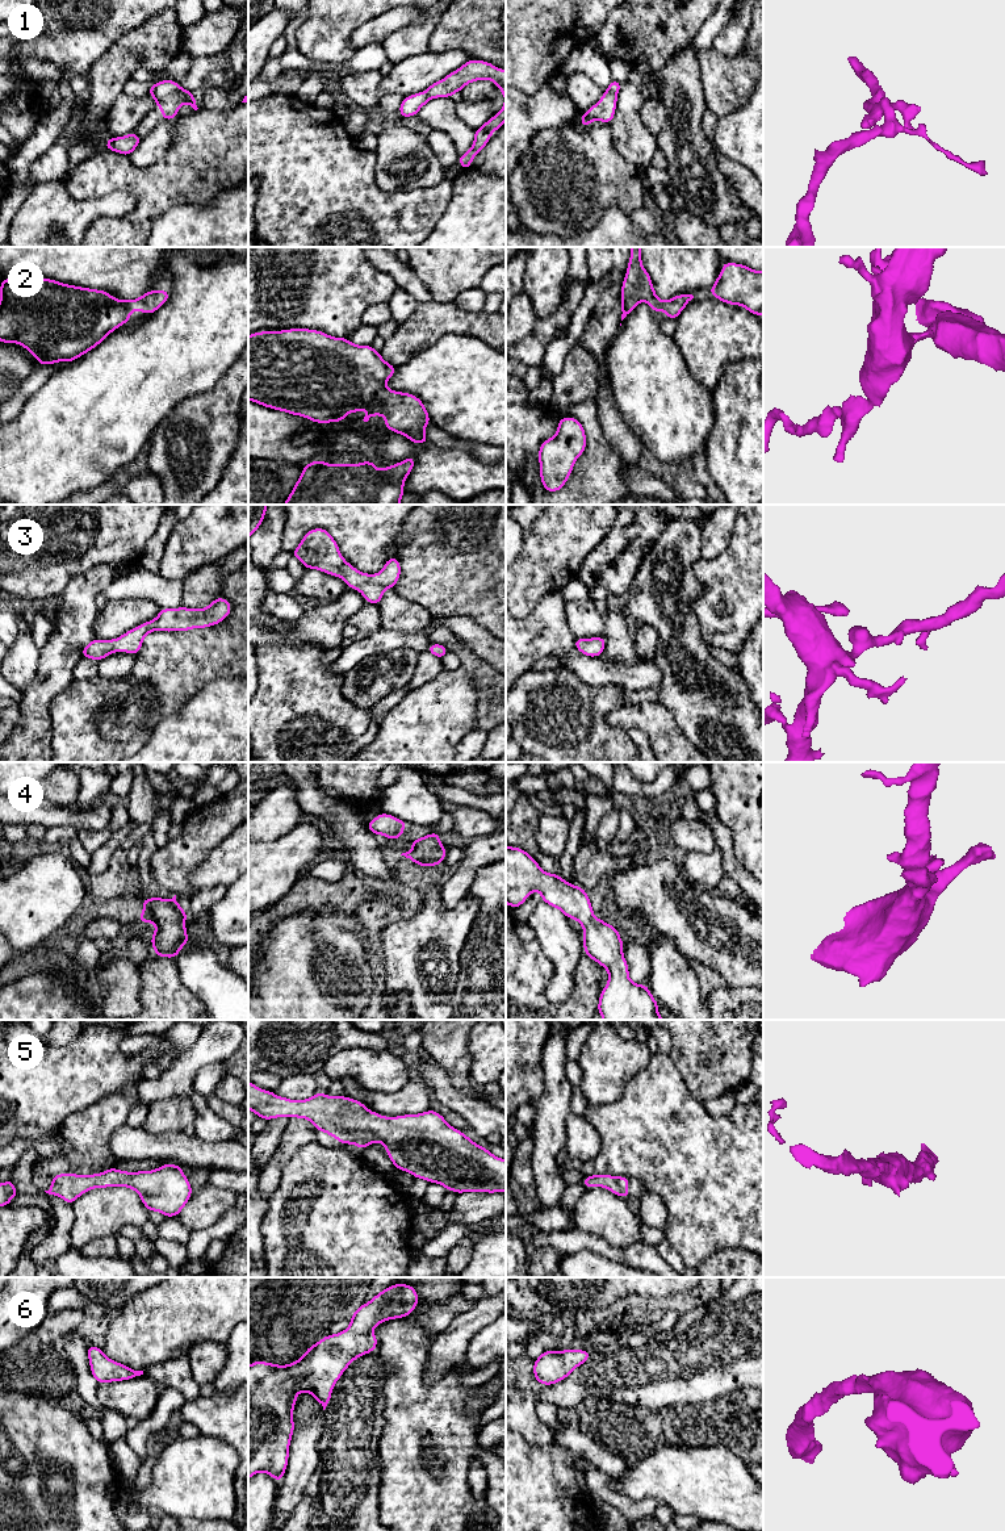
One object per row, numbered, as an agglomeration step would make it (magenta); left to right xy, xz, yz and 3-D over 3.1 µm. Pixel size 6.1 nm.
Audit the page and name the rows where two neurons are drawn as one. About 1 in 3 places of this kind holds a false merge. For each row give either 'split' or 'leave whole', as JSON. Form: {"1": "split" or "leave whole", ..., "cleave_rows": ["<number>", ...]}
{"1": "split", "2": "leave whole", "3": "leave whole", "4": "leave whole", "5": "leave whole", "6": "leave whole", "cleave_rows": ["1"]}

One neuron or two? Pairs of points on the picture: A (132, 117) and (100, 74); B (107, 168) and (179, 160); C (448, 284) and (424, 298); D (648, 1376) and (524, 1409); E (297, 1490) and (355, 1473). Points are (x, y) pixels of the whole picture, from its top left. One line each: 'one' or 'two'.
A: two
B: one
C: two
D: one
E: two

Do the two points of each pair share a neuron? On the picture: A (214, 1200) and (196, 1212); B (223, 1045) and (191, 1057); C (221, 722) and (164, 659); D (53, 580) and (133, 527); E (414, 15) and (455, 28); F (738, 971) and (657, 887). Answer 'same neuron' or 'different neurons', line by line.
A: same neuron
B: same neuron
C: different neurons
D: same neuron
E: different neurons
F: same neuron

